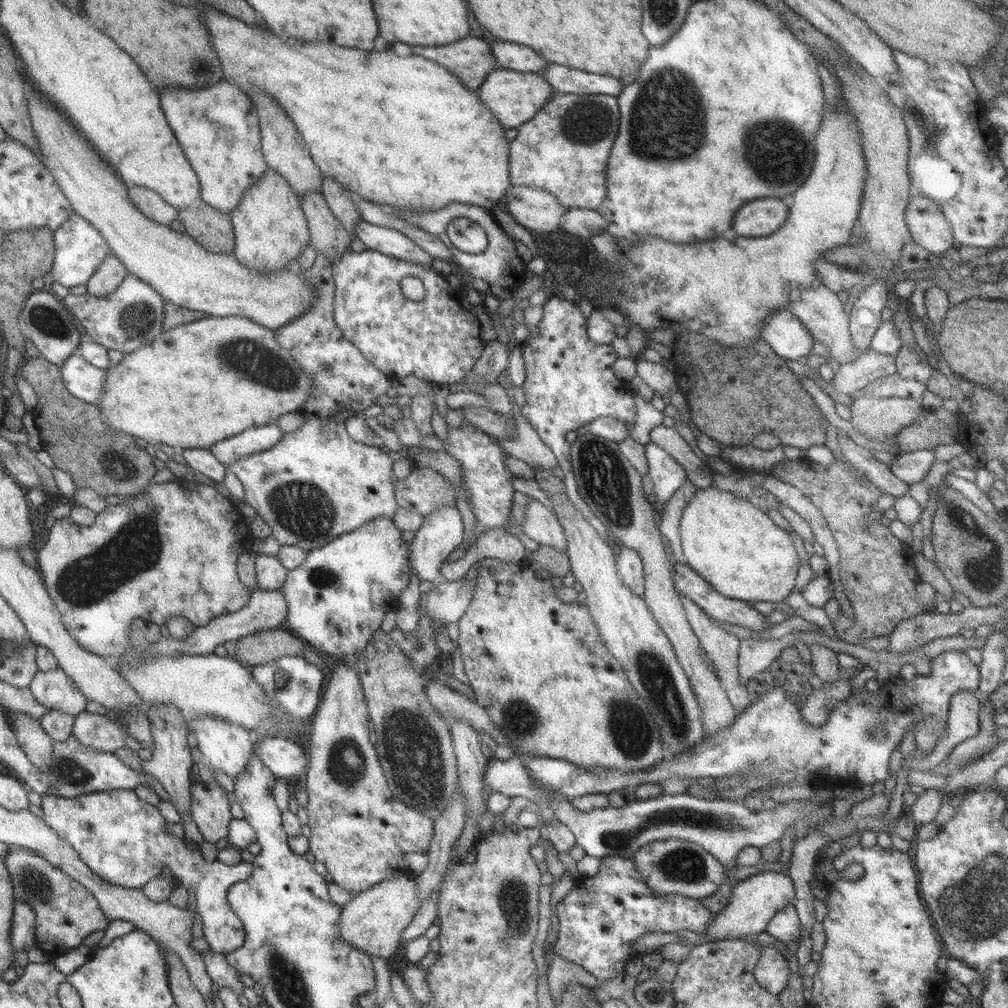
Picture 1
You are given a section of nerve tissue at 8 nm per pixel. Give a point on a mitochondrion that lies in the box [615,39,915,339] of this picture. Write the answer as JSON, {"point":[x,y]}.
{"point":[653,145]}

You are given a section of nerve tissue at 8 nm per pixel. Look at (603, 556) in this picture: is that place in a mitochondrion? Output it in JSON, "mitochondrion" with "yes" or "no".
{"mitochondrion":"no"}

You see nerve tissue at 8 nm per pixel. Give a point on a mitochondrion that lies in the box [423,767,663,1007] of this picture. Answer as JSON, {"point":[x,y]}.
{"point":[513,897]}

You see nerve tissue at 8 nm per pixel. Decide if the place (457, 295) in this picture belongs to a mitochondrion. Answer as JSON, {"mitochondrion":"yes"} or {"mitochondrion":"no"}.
{"mitochondrion":"no"}

